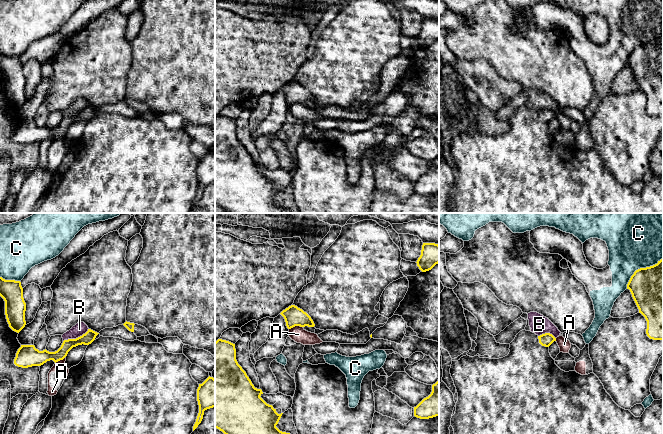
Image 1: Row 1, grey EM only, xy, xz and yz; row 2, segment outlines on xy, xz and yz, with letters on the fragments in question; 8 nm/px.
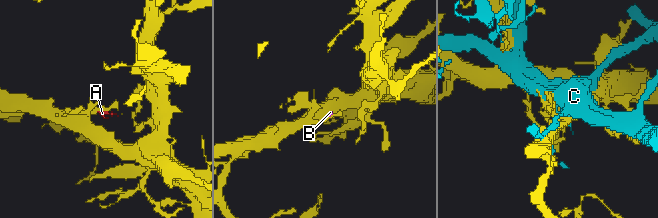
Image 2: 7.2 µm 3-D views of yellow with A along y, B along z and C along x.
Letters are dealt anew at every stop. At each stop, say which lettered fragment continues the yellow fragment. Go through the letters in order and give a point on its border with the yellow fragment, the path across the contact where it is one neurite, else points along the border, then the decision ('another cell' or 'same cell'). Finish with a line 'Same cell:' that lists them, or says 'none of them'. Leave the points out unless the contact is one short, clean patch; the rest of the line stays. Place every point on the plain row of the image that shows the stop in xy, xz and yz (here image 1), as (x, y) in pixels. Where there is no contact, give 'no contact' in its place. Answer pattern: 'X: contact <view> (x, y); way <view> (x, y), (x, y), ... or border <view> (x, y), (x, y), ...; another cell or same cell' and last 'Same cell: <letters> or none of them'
A: contact xz (295, 101); another cell
B: contact xy (76, 114); border xy (88, 104), (81, 111), (63, 117); another cell
C: contact yz (640, 44); another cell
Same cell: none of them

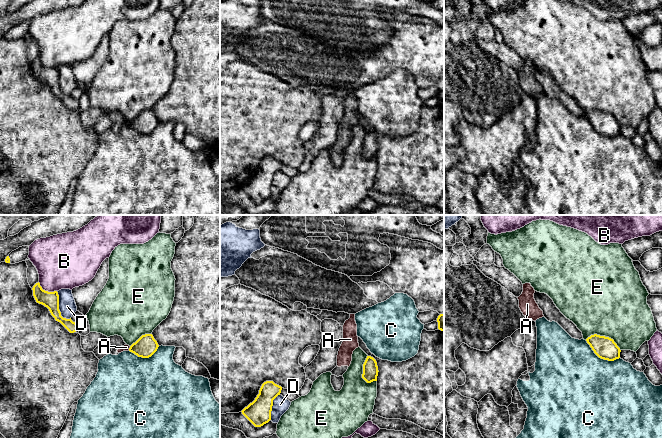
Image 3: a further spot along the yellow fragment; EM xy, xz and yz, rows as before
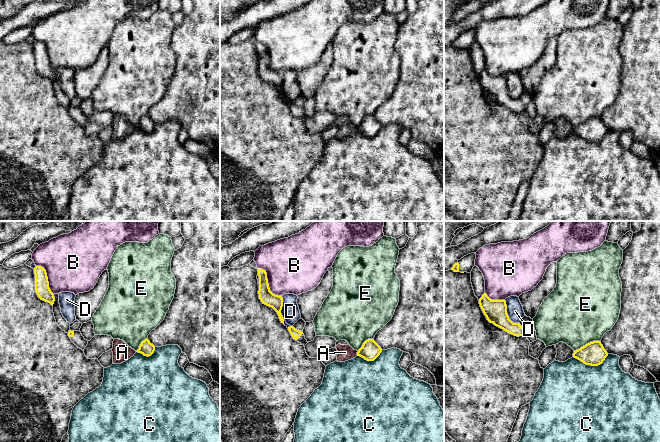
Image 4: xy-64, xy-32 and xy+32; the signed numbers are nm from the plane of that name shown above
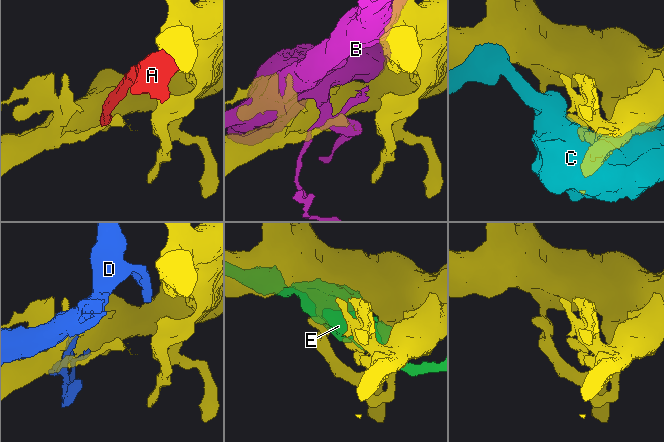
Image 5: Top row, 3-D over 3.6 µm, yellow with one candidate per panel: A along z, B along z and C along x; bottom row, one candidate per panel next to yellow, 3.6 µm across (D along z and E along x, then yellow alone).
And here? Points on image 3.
A: contact xy (129, 124); another cell
B: contact xy (46, 67); another cell
C: contact yz (601, 134); another cell
D: contact xy (58, 83); another cell
E: contact yz (604, 112); another cell
Same cell: none of them

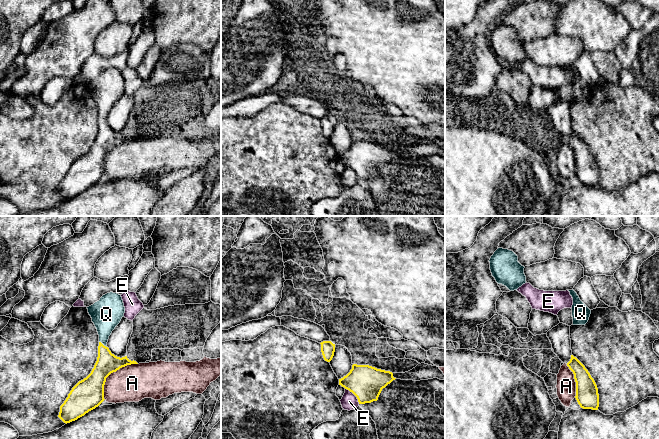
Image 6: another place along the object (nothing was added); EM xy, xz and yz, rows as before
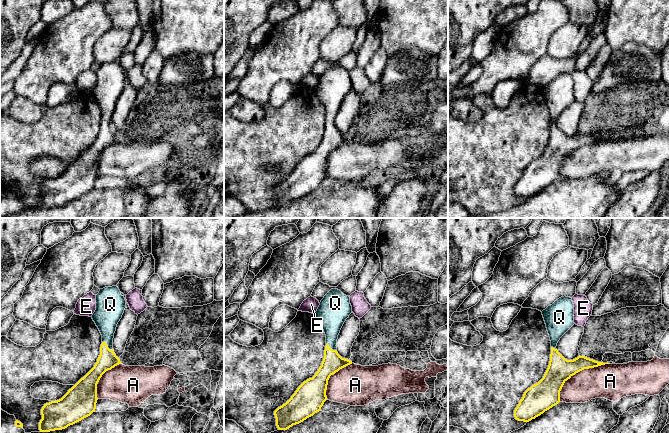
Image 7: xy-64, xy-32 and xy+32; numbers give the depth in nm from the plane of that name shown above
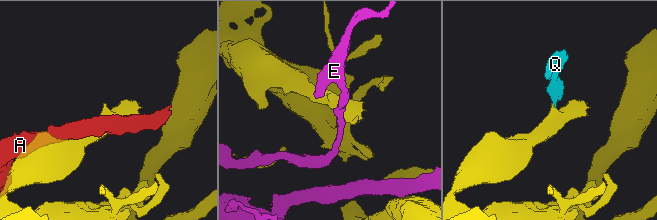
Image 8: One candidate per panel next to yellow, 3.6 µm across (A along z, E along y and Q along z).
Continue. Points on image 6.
A: contact xy (111, 148); another cell
E: contact xz (354, 170); another cell
Q: contact xy (102, 120); way xy (107, 139), (102, 120), (106, 90); same cell
Same cell: Q

